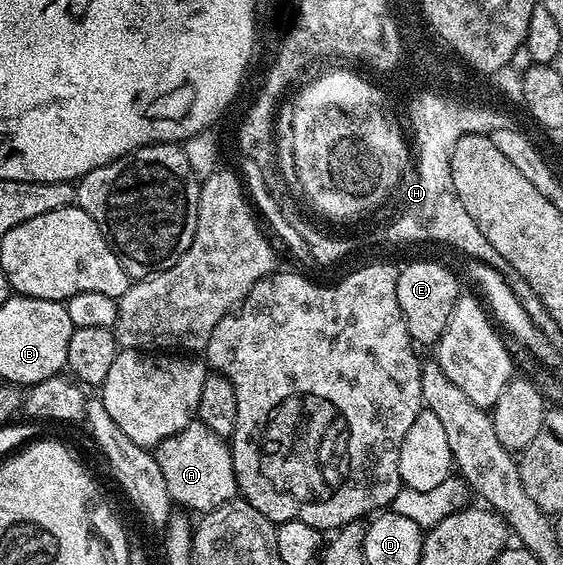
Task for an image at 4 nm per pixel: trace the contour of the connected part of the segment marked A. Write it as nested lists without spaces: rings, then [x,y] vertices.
[[[199,419],[160,441],[155,447],[155,456],[169,496],[182,510],[194,509],[197,515],[204,515],[238,496],[232,448],[226,438],[215,435],[211,427]]]

